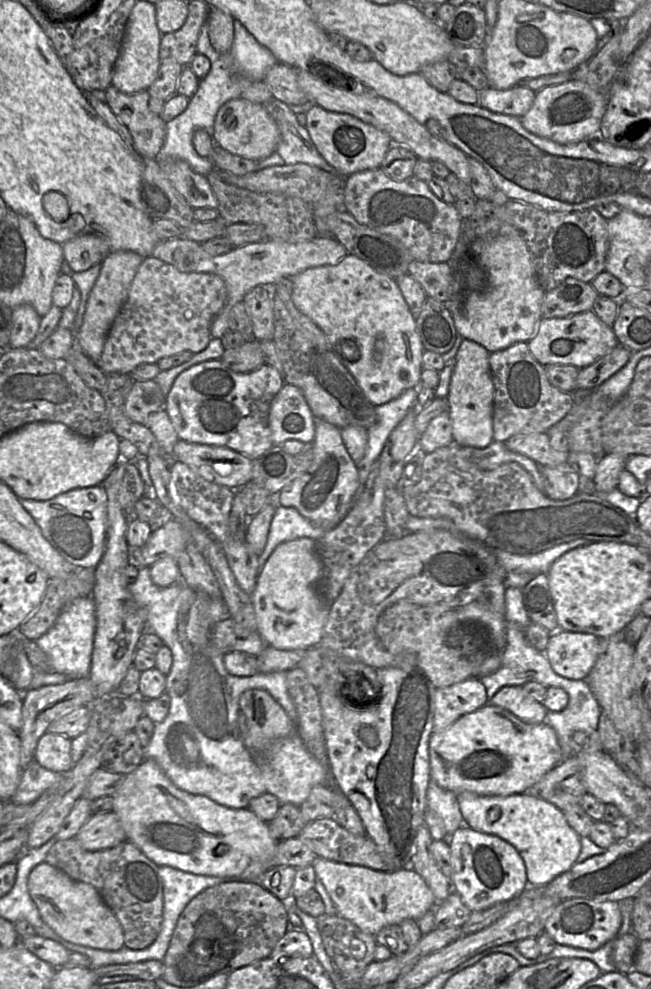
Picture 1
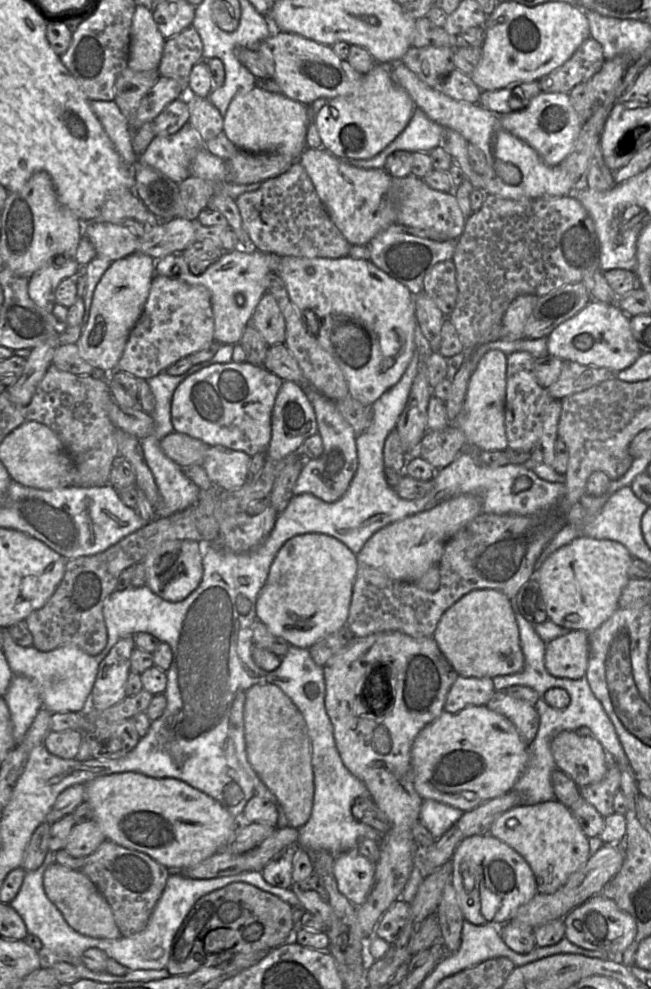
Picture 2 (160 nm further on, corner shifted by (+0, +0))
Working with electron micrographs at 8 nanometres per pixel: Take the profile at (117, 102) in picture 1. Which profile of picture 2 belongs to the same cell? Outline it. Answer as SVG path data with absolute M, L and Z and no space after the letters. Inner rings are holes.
M124 68L115 81L114 102L128 120L133 121L142 98L153 87L160 77L158 69L134 71Z

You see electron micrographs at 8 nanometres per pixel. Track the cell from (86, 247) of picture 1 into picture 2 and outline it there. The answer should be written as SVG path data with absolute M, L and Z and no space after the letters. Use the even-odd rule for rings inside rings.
M90 222L83 224L83 236L87 237L96 250L96 257L107 259L111 262L125 258L137 250L137 239L130 229L111 223Z

